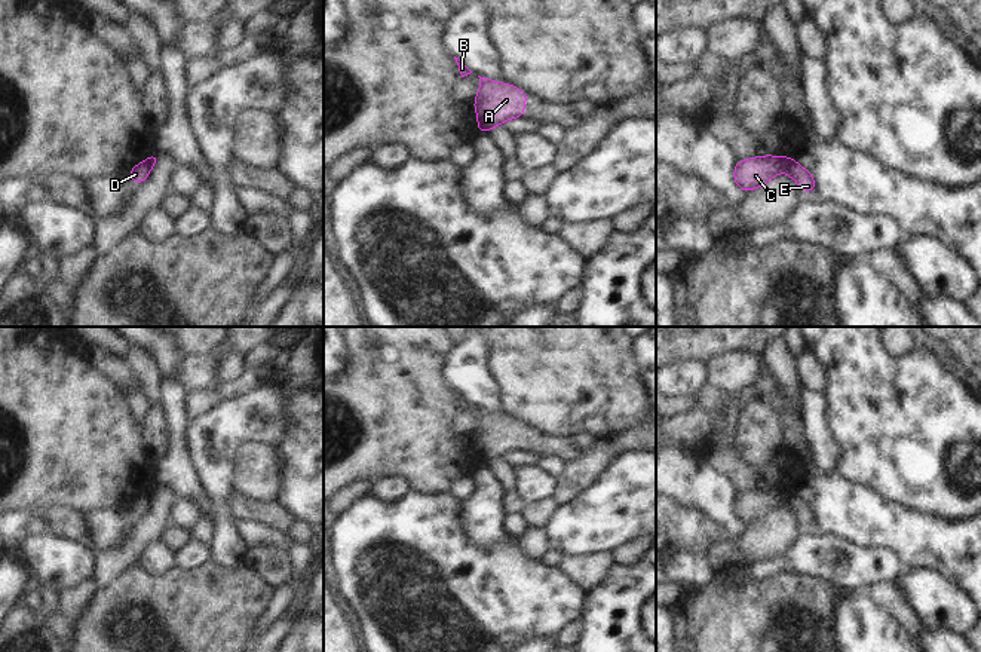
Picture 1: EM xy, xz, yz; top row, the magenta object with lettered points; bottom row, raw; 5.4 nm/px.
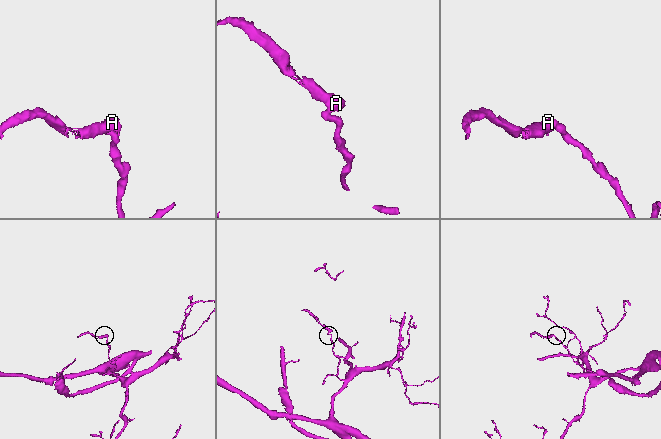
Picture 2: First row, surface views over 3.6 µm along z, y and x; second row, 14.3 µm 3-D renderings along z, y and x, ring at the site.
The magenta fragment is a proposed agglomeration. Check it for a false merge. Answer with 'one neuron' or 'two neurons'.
two neurons

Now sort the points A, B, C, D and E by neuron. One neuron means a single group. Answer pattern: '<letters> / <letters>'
A B C / D E

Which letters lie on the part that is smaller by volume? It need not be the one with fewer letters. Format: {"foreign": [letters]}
{"foreign": ["A", "B", "C"]}

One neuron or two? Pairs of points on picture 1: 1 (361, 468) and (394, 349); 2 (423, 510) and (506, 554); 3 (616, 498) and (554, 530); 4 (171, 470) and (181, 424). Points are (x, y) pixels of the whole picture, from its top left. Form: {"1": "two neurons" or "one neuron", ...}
{"1": "one neuron", "2": "one neuron", "3": "one neuron", "4": "one neuron"}

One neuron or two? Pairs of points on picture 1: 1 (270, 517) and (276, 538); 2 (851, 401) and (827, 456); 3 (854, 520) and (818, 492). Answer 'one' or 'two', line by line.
1: two
2: two
3: one

